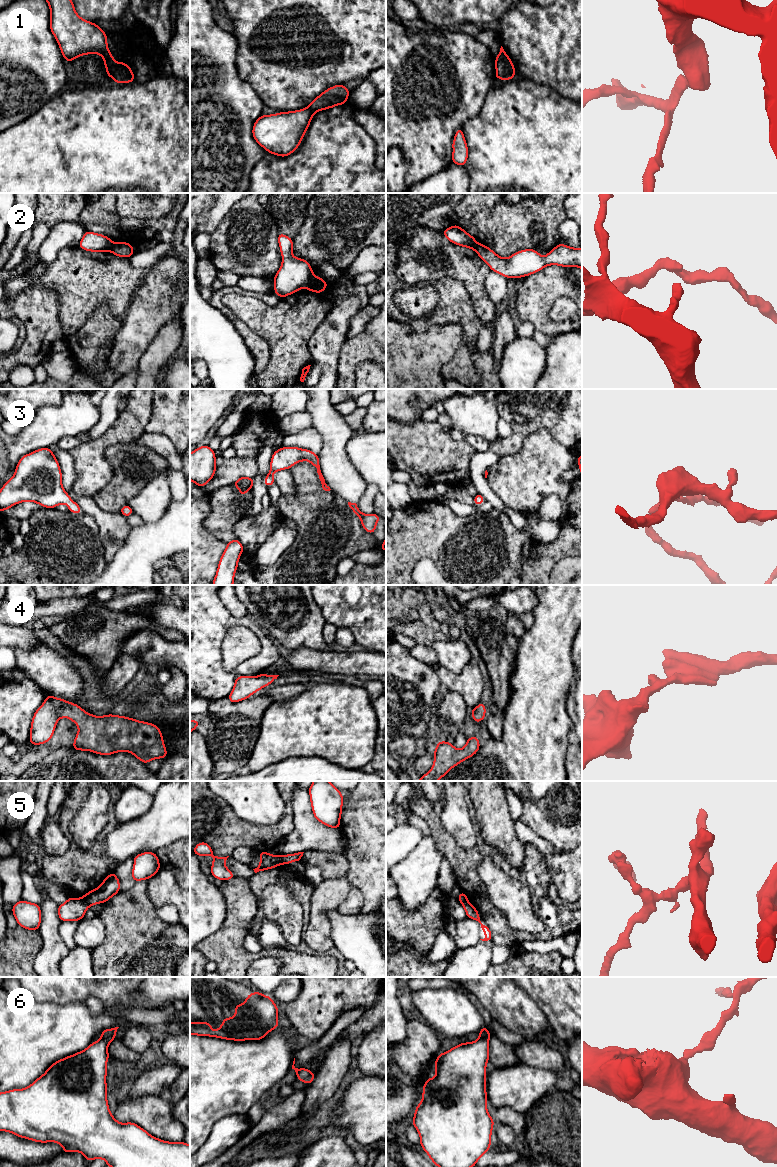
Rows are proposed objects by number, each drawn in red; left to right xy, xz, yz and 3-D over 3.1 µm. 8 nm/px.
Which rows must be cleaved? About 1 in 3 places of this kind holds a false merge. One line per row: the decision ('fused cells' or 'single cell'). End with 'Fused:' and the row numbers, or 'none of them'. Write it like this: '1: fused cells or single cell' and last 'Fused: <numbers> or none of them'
1: fused cells
2: fused cells
3: single cell
4: single cell
5: fused cells
6: single cell
Fused: 1, 2, 5

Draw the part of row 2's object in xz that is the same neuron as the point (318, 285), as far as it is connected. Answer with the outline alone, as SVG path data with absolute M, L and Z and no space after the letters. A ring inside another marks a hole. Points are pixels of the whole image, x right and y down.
M314 276L313 279L305 286L305 288L308 291L312 291L315 293L323 293L327 286L328 283L324 279L318 276Z

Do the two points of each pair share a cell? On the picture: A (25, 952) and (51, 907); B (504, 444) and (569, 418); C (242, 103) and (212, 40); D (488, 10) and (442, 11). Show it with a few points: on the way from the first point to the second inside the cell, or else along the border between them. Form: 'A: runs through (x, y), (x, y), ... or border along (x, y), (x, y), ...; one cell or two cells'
A: border along (39, 931), (42, 946), (36, 954); two cells
B: runs through (520, 434), (540, 418), (553, 418); one cell
C: runs through (228, 87), (226, 64), (218, 56); one cell
D: runs through (477, 10), (453, 10); one cell

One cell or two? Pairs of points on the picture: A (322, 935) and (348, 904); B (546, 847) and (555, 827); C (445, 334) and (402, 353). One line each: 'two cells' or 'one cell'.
A: two cells
B: two cells
C: one cell

